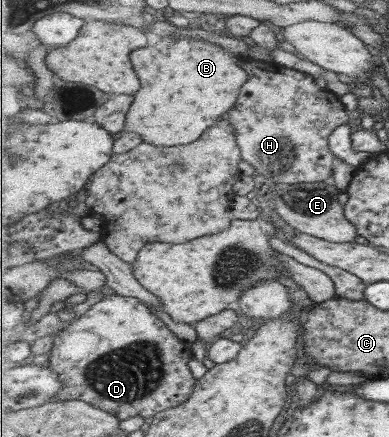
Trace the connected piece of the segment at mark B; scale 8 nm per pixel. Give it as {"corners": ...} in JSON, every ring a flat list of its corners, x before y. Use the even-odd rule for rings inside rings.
{"corners":[[165,36,155,47,135,50,133,53,135,71,143,79,143,69,149,71,149,85,135,95,135,103,129,111,126,128,117,132,117,137,134,131,145,137,145,143,155,143,159,147,187,145,197,141,211,125,215,125,223,113,234,109,242,87,250,75,240,65,242,57,231,55,229,51,207,41,181,36]]}

